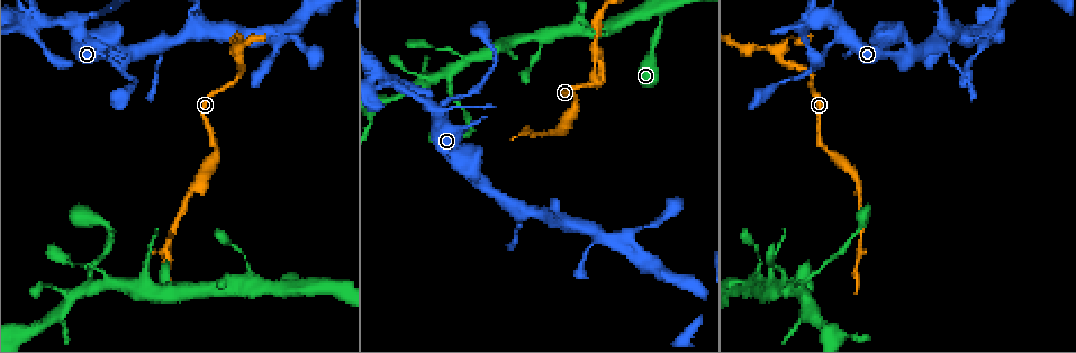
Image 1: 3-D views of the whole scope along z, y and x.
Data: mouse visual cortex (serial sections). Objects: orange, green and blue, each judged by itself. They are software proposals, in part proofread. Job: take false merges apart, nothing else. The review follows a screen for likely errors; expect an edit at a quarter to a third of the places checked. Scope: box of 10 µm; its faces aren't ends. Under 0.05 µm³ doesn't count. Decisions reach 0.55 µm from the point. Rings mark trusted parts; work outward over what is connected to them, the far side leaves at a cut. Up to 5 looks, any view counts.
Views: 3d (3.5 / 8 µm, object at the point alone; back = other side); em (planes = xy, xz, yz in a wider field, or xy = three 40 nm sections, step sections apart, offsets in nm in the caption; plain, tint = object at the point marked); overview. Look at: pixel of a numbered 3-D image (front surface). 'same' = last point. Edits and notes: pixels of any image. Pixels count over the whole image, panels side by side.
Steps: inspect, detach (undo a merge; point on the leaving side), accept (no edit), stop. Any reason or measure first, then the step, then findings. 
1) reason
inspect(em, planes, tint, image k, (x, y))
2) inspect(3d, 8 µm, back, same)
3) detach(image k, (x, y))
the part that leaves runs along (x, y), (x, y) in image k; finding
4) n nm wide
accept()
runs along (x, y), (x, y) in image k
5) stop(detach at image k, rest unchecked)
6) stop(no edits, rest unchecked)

narrows sharply
inspect(3d, 3.5 µm, image 1, (169, 239))

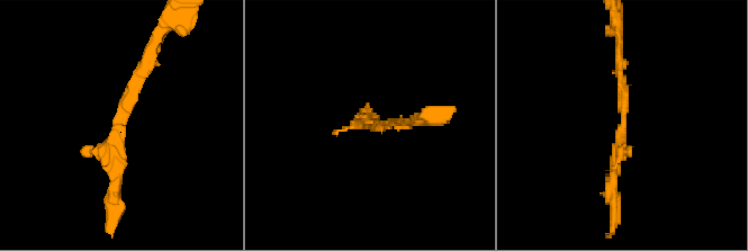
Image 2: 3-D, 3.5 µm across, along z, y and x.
shape alone is not enough
inspect(em, xy, step 5, tint, image 2, (120, 119))

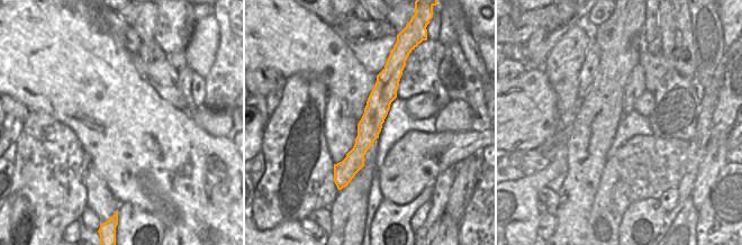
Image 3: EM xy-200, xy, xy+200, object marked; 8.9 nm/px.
220 nm wide
accept()
runs along (151, 54), (116, 123), (116, 193) in image 2; one cell here

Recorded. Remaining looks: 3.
inspect(3d, 3.5 µm, image 1, (301, 296))

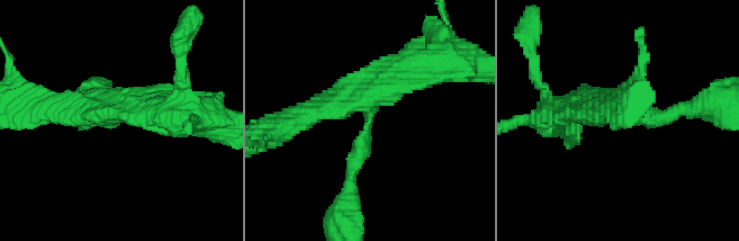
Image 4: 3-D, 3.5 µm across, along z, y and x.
3 arms; arms of 200, 350, 350 nm
inspect(em, xy, step 1, tint, image 4, (369, 127))

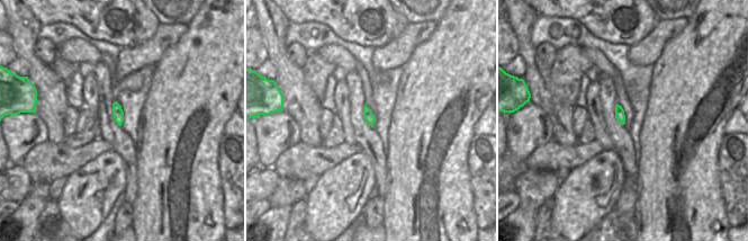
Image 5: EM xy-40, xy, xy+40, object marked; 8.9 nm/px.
accept()
continuous, no second cell

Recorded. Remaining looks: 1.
stop(no edits, rest unchecked)

